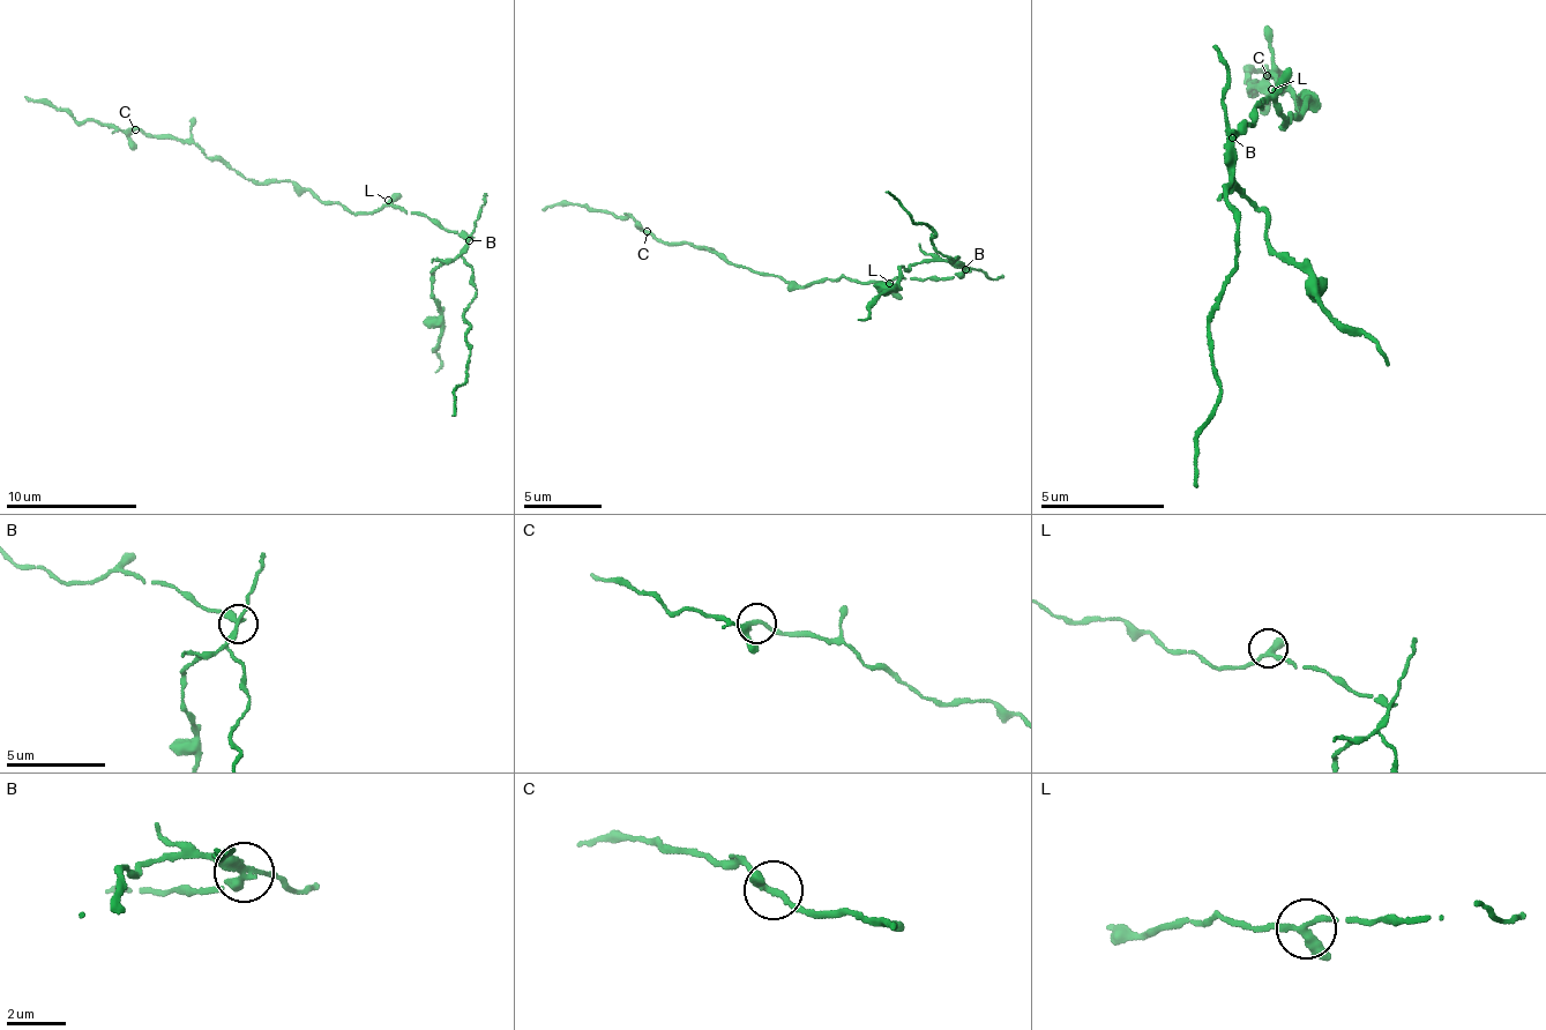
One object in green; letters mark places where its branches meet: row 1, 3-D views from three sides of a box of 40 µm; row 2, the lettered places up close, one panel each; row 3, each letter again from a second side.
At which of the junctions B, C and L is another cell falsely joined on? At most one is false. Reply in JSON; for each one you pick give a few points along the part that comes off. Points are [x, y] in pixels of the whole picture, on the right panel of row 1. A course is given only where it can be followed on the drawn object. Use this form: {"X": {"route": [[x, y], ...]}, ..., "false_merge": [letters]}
{"B": {"route": [[1234, 136], [1232, 176], [1226, 189], [1237, 241], [1230, 277], [1209, 325], [1223, 403], [1196, 439], [1199, 489]]}, "false_merge": ["B"]}

